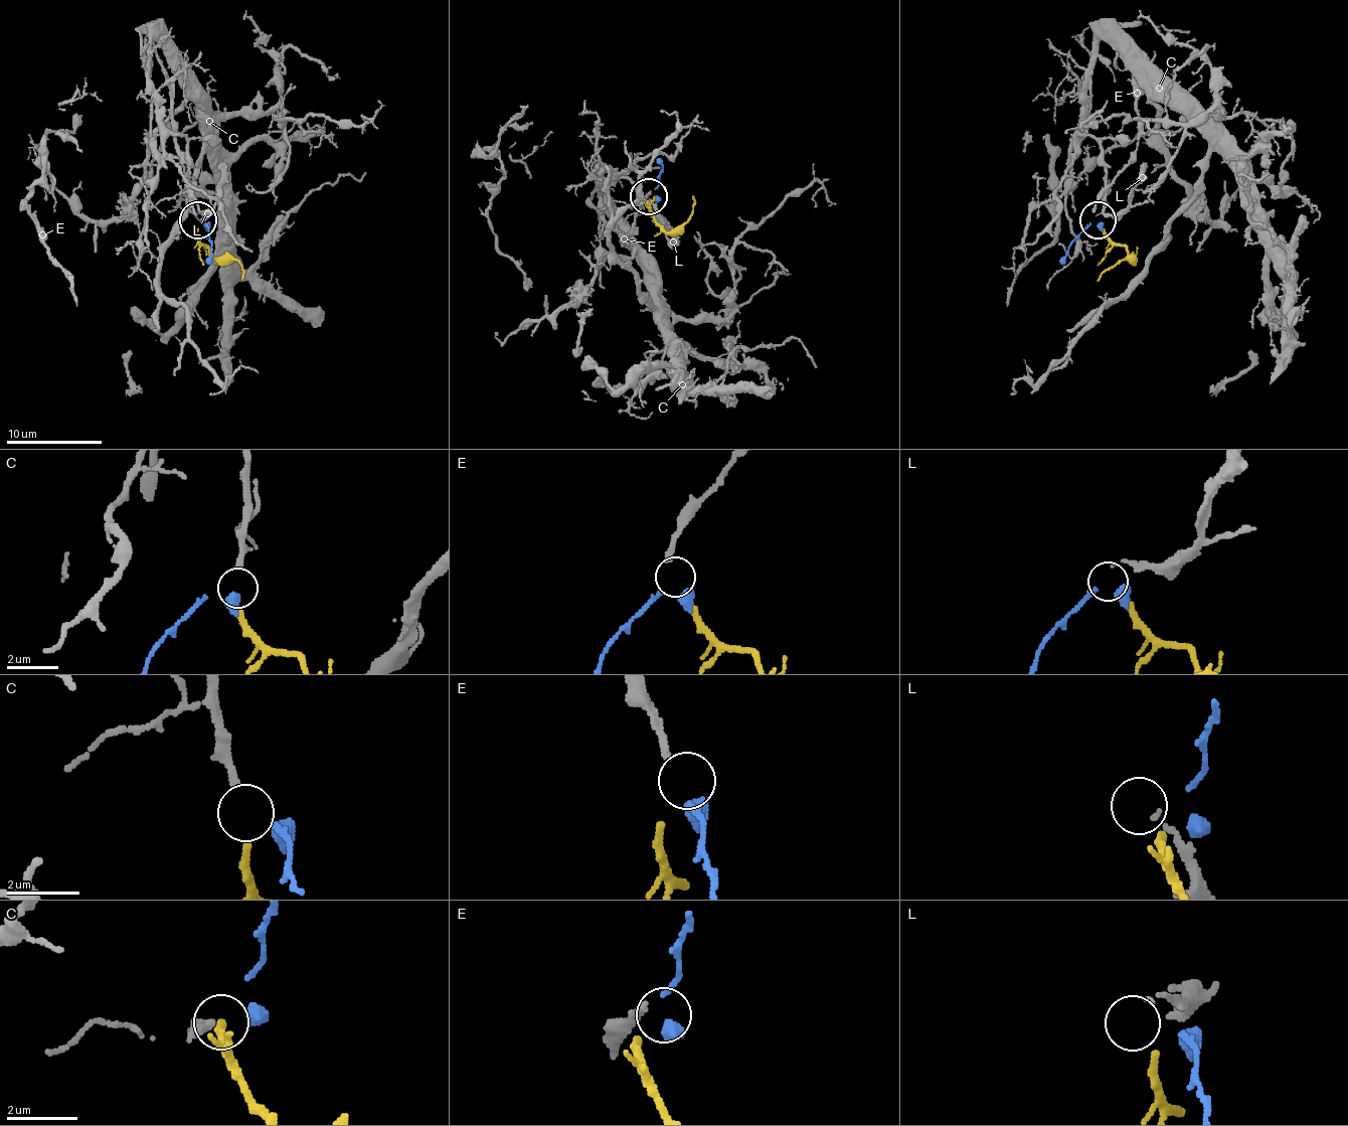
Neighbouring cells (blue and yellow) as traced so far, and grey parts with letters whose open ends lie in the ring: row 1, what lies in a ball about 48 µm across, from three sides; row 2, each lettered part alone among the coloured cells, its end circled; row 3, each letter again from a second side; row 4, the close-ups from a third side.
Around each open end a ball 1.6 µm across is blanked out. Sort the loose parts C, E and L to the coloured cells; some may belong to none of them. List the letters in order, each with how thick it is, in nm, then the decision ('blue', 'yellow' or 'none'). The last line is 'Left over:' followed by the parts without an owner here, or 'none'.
C: 240 nm thick; yellow
E: 190 nm thick; blue
L: 110 nm thick; none
Left over: L

